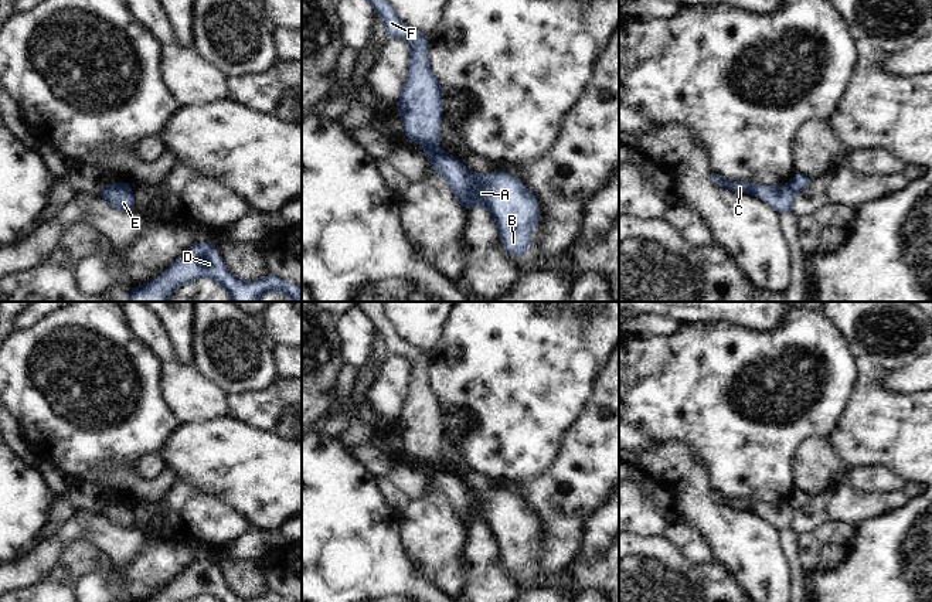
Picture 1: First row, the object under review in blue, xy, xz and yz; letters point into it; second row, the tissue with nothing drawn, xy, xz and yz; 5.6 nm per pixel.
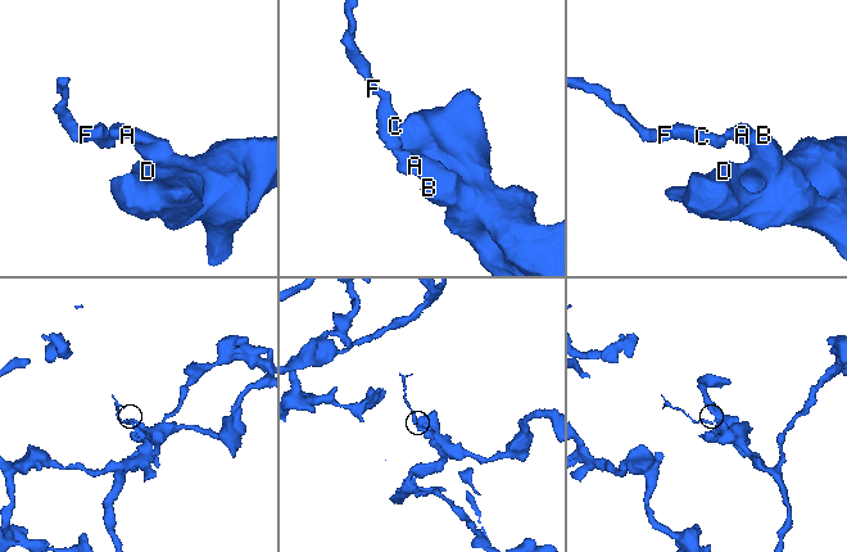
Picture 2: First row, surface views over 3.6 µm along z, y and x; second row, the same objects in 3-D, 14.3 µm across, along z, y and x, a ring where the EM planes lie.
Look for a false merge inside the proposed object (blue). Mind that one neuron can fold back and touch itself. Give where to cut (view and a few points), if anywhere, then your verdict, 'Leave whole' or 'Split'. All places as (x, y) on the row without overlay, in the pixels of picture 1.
Split along xz (445, 470), (429, 476). Split.

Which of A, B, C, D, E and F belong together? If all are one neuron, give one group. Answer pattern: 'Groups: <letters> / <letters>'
Groups: A B D / C E F.

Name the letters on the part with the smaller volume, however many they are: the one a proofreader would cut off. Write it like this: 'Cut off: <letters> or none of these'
Cut off: C, E, F

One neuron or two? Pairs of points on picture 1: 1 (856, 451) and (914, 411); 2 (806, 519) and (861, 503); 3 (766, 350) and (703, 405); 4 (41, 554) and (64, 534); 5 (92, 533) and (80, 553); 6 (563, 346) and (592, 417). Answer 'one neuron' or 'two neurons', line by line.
1: one neuron
2: one neuron
3: one neuron
4: two neurons
5: two neurons
6: two neurons

